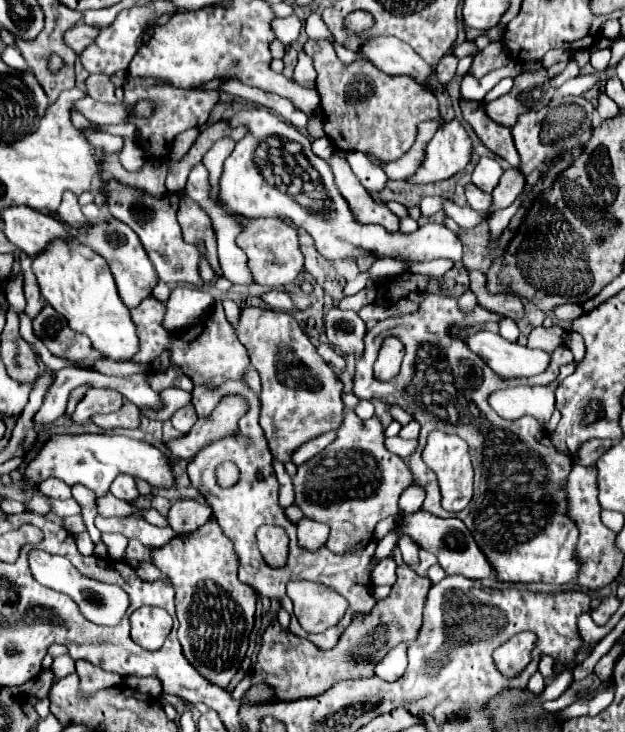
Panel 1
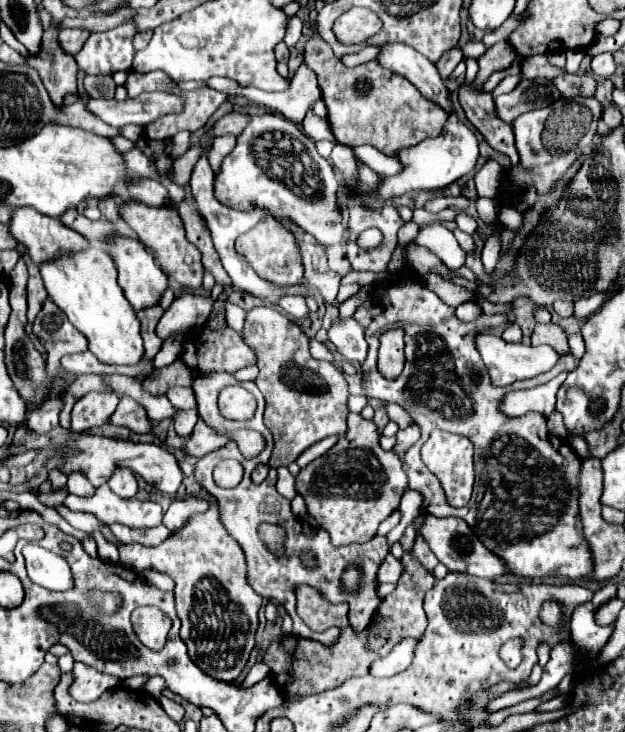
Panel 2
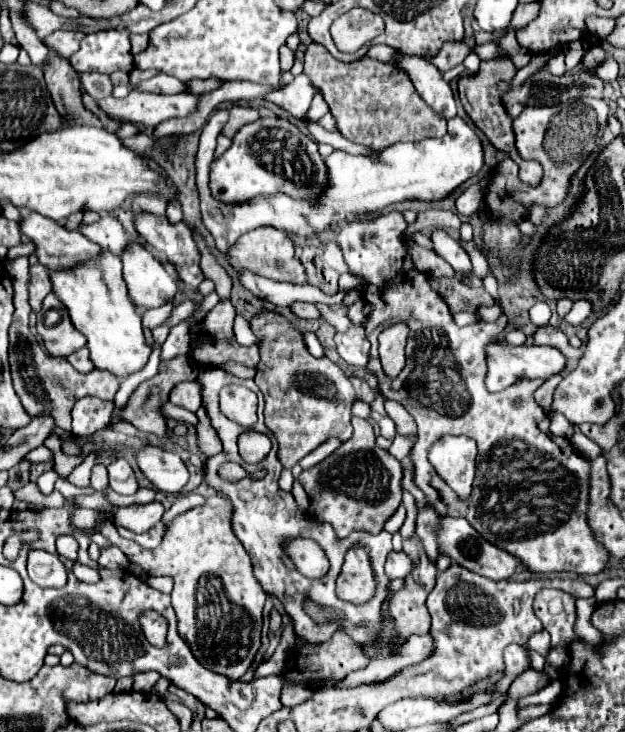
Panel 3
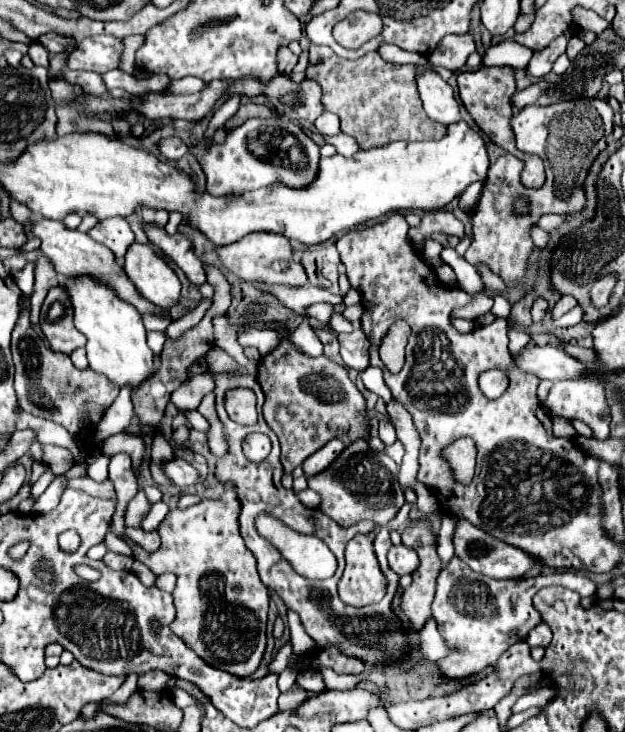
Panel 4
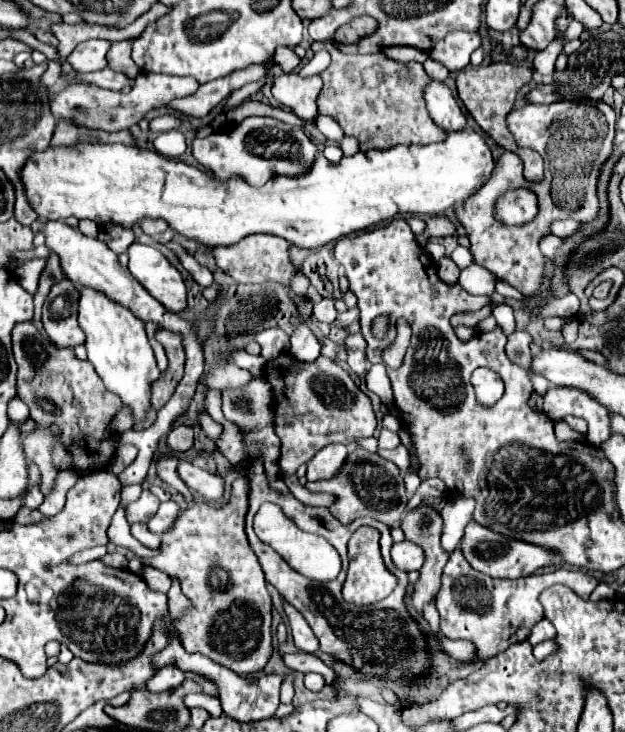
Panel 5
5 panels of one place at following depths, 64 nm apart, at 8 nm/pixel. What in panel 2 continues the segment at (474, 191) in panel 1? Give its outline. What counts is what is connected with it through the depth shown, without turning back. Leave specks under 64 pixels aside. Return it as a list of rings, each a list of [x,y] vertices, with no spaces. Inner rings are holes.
[[[478,197],[475,199],[475,207],[478,217],[485,222],[491,224],[496,220],[497,216],[497,201],[495,198]]]

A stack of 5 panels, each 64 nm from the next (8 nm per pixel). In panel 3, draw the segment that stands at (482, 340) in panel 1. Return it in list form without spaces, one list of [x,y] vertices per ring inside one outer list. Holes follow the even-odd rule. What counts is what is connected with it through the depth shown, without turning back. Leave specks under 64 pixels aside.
[[[500,342],[500,344],[494,344],[488,348],[488,372],[486,372],[486,390],[488,392],[500,392],[500,390],[506,390],[510,384],[514,384],[518,378],[552,378],[556,374],[562,374],[568,366],[564,354],[552,346],[538,346],[538,344],[532,344],[532,346],[518,346],[518,348],[512,348],[508,346],[506,342]]]

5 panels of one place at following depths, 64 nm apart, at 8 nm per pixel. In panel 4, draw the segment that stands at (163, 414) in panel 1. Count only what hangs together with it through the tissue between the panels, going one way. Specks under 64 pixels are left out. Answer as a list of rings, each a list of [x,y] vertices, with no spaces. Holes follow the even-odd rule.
[[[210,372],[192,376],[186,384],[182,384],[174,394],[172,394],[172,402],[180,408],[180,410],[196,410],[200,400],[204,398],[204,394],[214,390],[214,380]]]

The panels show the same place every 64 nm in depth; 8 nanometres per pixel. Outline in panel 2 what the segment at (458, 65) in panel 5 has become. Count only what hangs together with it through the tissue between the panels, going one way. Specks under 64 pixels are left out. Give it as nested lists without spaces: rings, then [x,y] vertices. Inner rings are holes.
[[[456,46],[456,48],[450,48],[448,52],[444,52],[444,56],[440,56],[440,60],[436,62],[436,68],[442,78],[448,78],[452,74],[452,70],[458,66],[458,62],[462,62],[462,60],[464,60],[464,52]]]

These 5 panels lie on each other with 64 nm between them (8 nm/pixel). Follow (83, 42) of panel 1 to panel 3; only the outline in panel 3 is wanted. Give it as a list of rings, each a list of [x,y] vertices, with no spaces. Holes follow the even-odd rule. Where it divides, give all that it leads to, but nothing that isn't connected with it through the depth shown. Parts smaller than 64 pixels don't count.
[[[52,32],[44,38],[44,44],[56,52],[58,56],[64,56],[64,58],[70,58],[78,48],[80,48],[80,40],[84,38],[82,32]]]

